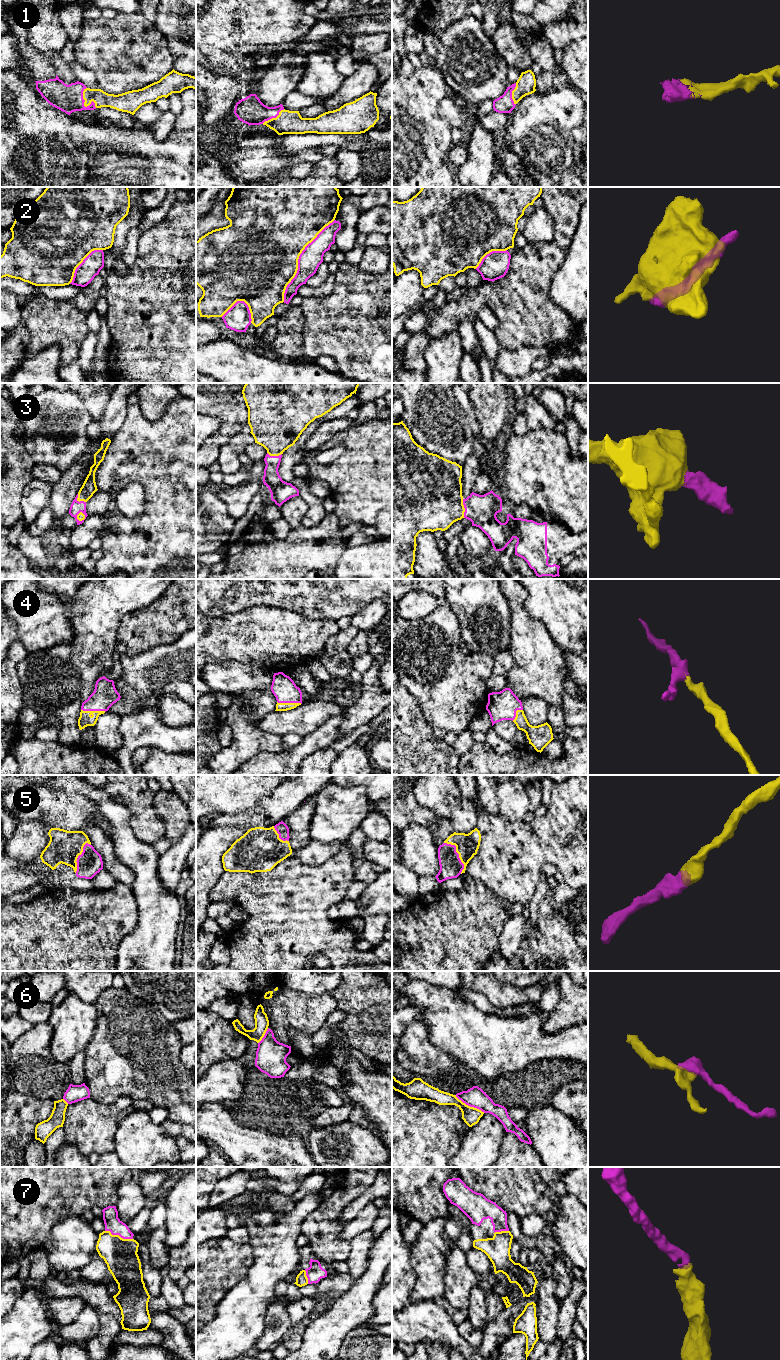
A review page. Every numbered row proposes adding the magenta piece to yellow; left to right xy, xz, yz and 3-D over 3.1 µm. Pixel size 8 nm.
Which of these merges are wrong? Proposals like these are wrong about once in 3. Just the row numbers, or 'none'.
2, 6

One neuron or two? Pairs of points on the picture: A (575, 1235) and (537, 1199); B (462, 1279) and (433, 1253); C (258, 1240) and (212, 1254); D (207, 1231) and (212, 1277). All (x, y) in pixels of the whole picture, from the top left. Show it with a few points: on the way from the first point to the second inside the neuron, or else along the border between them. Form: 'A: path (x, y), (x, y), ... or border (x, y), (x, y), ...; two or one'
A: border (556, 1198), (556, 1206), (551, 1212); two
B: border (455, 1244), (446, 1252), (445, 1288); two
C: border (248, 1243), (252, 1247), (252, 1266); two
D: border (225, 1236), (211, 1238), (206, 1241); two

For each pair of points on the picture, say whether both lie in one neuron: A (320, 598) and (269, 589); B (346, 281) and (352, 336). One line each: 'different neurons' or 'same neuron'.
A: same neuron
B: same neuron

